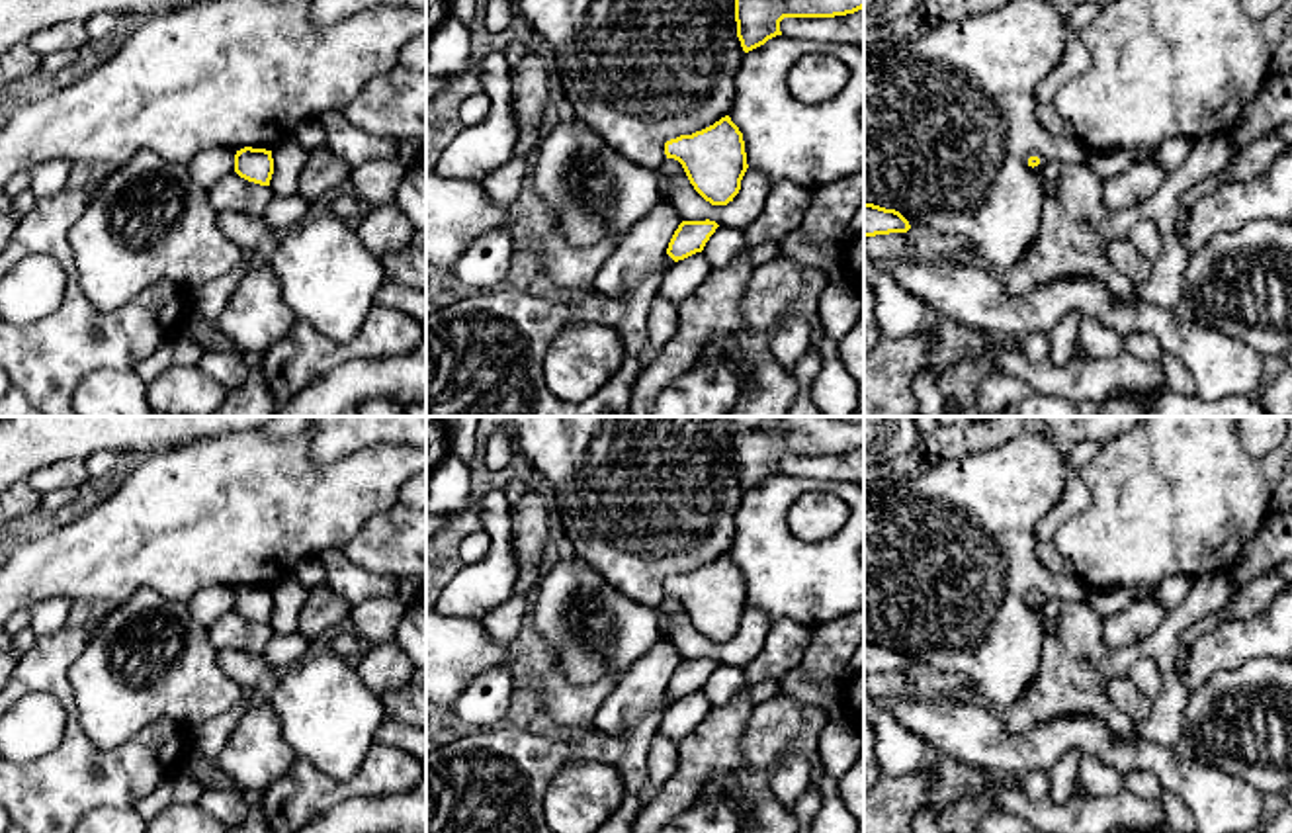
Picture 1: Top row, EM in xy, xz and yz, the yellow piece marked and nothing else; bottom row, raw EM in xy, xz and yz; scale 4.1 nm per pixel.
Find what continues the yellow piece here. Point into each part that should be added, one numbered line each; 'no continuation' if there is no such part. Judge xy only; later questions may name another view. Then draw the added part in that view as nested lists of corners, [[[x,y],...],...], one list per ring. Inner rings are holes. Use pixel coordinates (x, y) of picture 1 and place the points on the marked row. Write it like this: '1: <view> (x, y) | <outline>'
no continuation

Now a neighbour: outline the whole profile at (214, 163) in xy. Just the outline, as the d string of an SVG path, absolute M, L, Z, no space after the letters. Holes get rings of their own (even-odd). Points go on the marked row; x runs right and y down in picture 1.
M209 147L194 154L186 162L190 178L203 188L211 188L219 178L235 172L235 154L225 147Z

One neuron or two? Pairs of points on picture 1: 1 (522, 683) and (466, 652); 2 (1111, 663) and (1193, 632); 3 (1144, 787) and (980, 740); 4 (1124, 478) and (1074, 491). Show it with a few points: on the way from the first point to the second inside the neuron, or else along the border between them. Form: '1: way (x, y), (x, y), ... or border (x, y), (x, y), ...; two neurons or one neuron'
1: way (513, 667), (501, 656), (481, 654); one neuron
2: border (1220, 609), (1195, 620), (1183, 632), (1181, 648); two neurons
3: border (1124, 777), (1132, 771), (1150, 771), (1163, 789); two neurons
4: border (1077, 472), (1089, 493), (1089, 505), (1062, 526); two neurons

